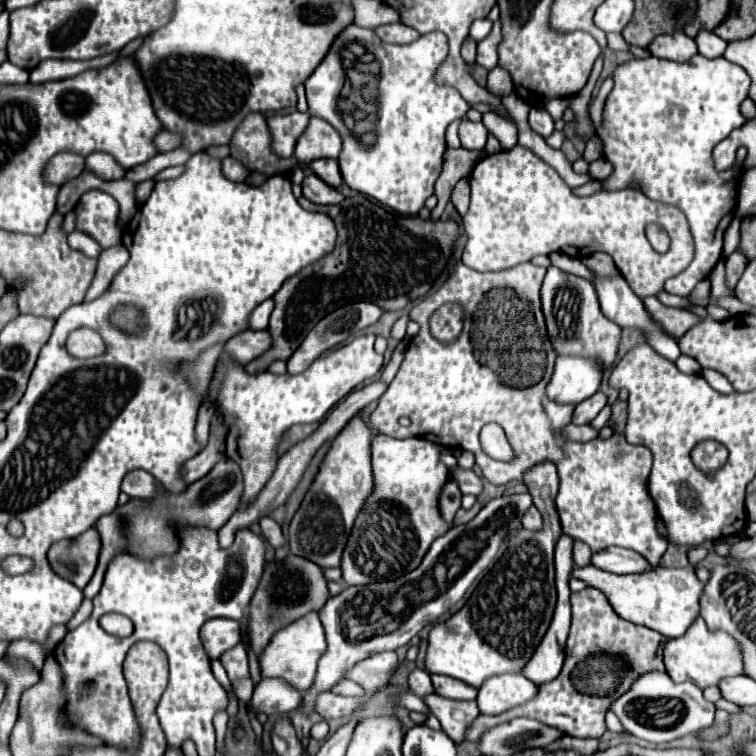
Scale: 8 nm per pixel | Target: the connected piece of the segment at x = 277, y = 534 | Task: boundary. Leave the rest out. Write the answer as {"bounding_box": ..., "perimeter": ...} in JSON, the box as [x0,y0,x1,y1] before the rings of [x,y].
{"bounding_box":[259,517,285,549],"perimeter":[[[263,517],[263,519],[259,521],[259,525],[261,527],[263,537],[266,541],[269,541],[275,549],[277,549],[279,545],[283,545],[283,543],[285,543],[285,537],[283,537],[283,533],[281,533],[281,527],[279,527],[271,517]]]}

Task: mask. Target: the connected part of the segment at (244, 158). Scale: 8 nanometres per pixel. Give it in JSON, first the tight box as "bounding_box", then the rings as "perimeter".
{"bounding_box":[231,113,297,177],"perimeter":[[[251,113],[243,119],[231,139],[231,157],[241,161],[249,171],[273,177],[281,171],[291,171],[297,165],[295,157],[283,159],[273,151],[273,137],[261,113]]]}

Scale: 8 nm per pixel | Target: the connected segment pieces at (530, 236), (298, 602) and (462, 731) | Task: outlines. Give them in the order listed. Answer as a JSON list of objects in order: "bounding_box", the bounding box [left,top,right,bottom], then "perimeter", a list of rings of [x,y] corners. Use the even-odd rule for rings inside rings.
[{"bounding_box":[463,145,693,299],"perimeter":[[[521,145],[479,159],[469,175],[469,185],[471,185],[471,205],[469,211],[463,215],[463,229],[467,235],[467,243],[463,249],[463,263],[467,263],[467,267],[475,271],[509,269],[519,263],[531,261],[537,255],[549,255],[551,251],[561,251],[577,259],[583,259],[581,255],[587,257],[595,251],[603,251],[613,257],[619,273],[627,279],[629,287],[633,287],[635,295],[643,299],[661,293],[665,281],[679,275],[693,259],[693,239],[689,233],[687,219],[679,209],[667,207],[665,203],[659,201],[651,201],[641,191],[633,189],[597,191],[589,197],[577,197],[553,167],[549,167],[543,159],[539,159],[531,149]],[[649,223],[661,225],[671,237],[671,247],[667,253],[661,255],[651,247],[645,235],[645,227]]]},{"bounding_box":[245,555,331,657],"perimeter":[[[289,555],[283,561],[267,561],[259,587],[253,593],[253,599],[245,615],[251,651],[259,657],[279,629],[287,627],[289,623],[301,619],[311,611],[321,611],[329,597],[331,595],[327,589],[327,579],[317,563],[311,563],[309,559],[303,559],[299,555]]]},{"bounding_box":[425,695,479,745],"perimeter":[[[429,695],[425,697],[427,707],[431,709],[431,713],[439,719],[443,731],[457,743],[461,745],[465,741],[467,729],[471,727],[471,723],[475,721],[475,717],[479,717],[479,709],[477,703],[463,703],[463,701],[451,701],[439,695]]]}]

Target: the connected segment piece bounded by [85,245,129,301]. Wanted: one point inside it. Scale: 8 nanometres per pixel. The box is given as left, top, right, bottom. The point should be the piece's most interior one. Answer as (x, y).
(111, 261)

